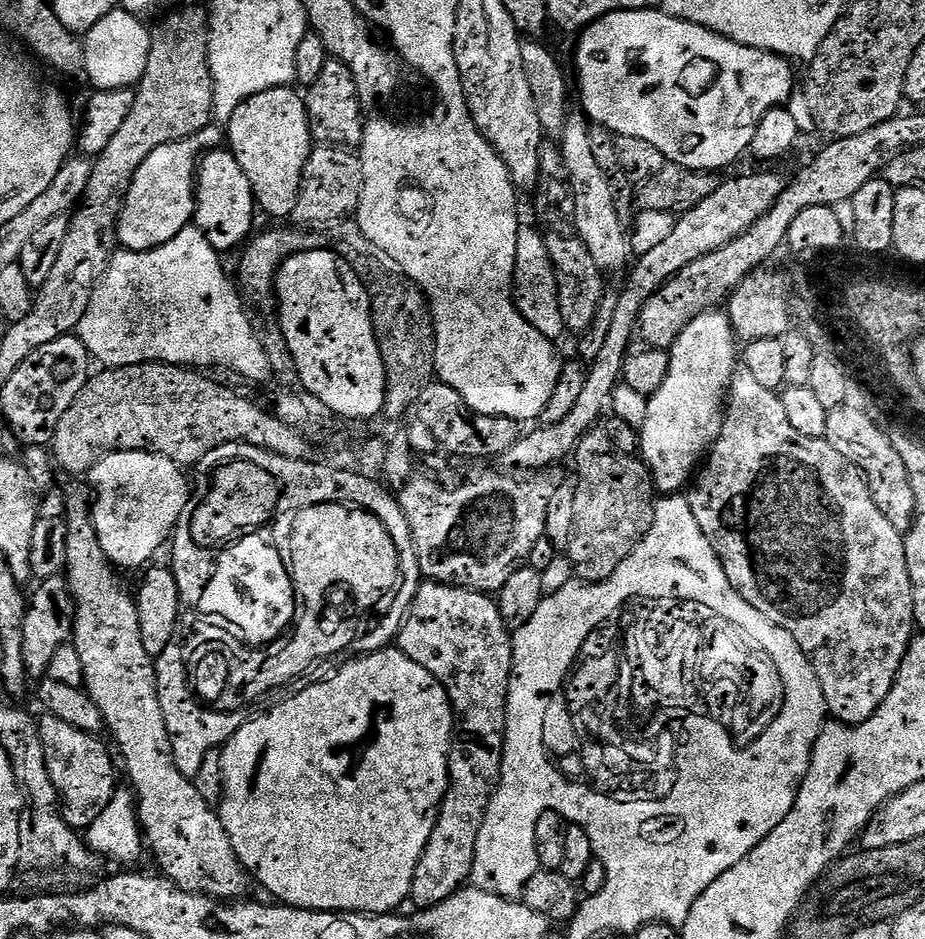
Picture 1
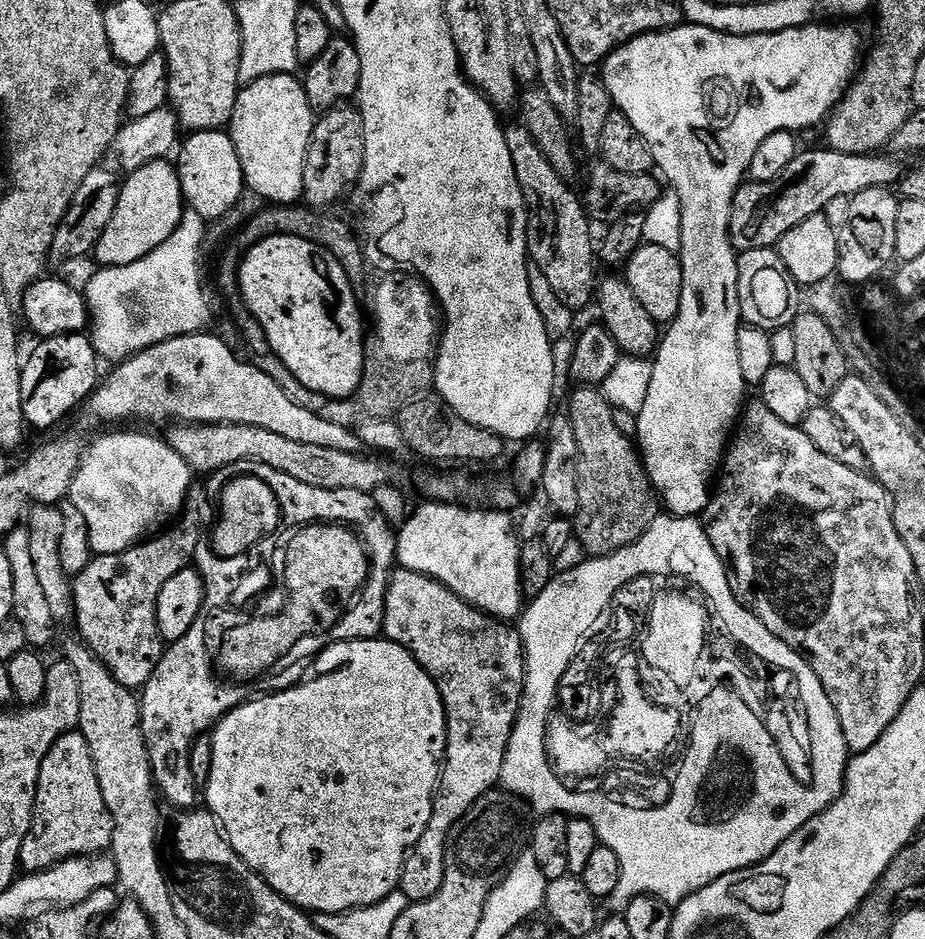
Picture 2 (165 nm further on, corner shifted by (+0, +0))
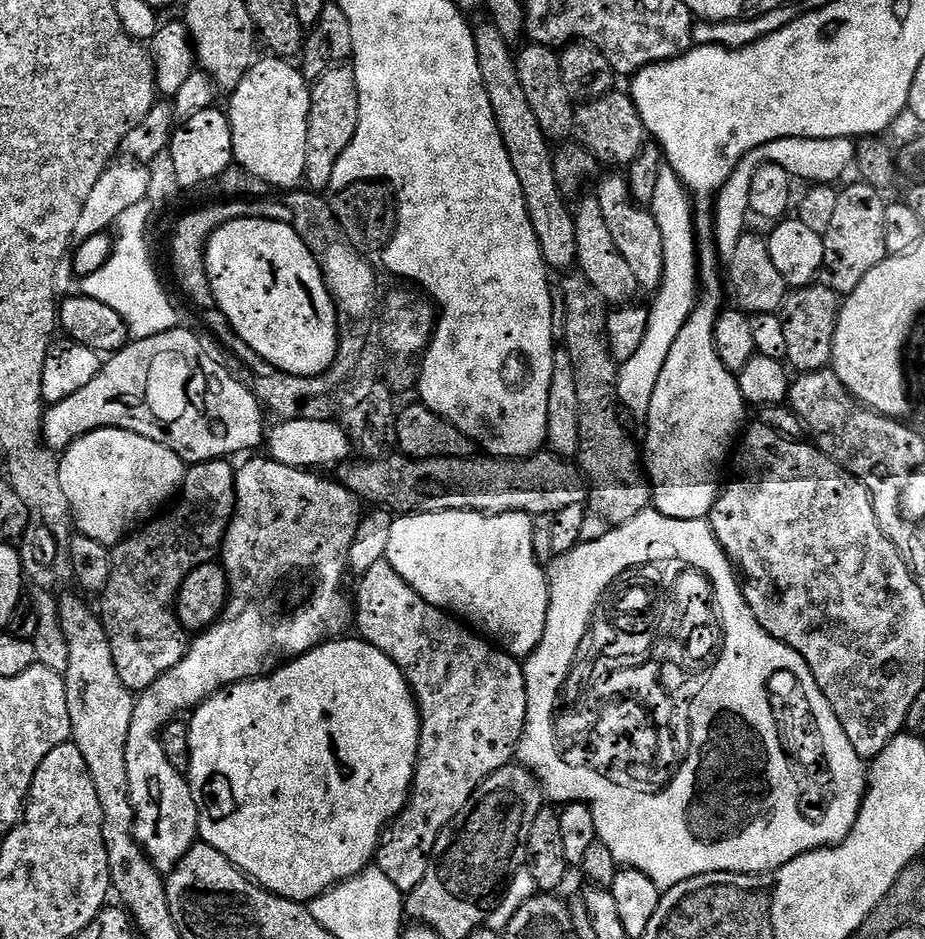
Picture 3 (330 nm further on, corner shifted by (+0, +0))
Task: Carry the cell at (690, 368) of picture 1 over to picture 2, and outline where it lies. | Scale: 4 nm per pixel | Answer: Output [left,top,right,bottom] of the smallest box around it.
[602,22,860,518]

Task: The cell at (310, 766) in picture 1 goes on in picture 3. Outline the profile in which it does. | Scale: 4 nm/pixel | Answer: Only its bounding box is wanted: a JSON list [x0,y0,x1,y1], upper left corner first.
[186,638,420,905]

